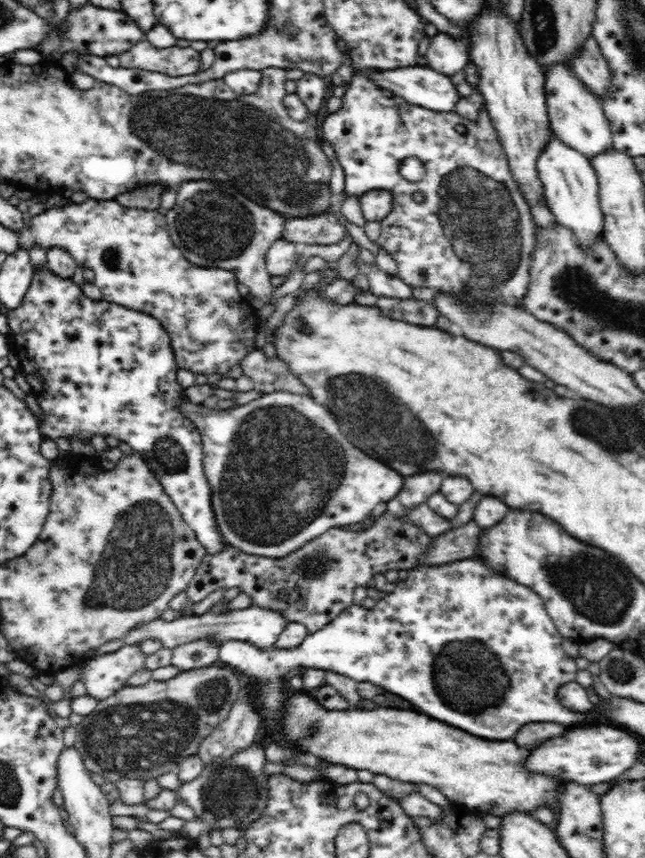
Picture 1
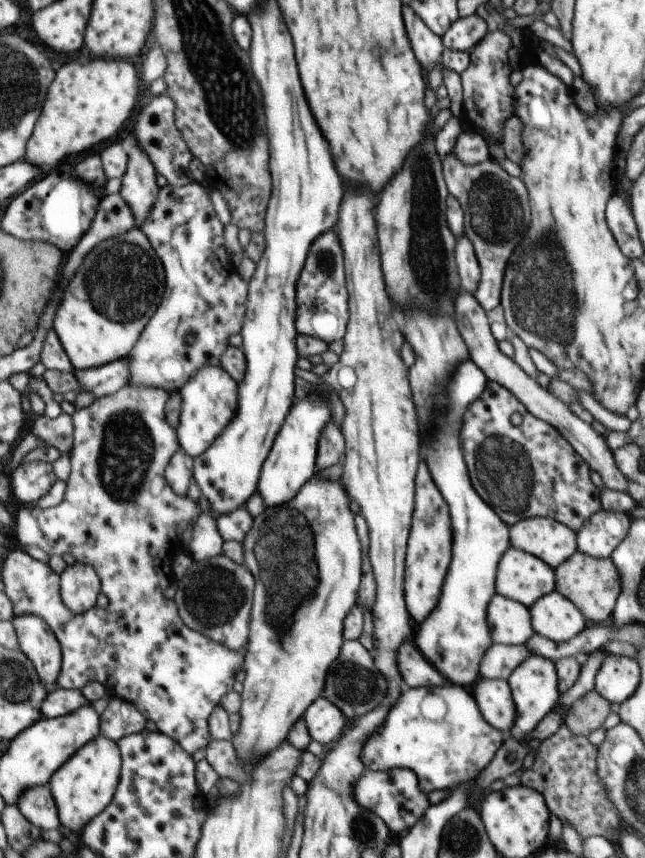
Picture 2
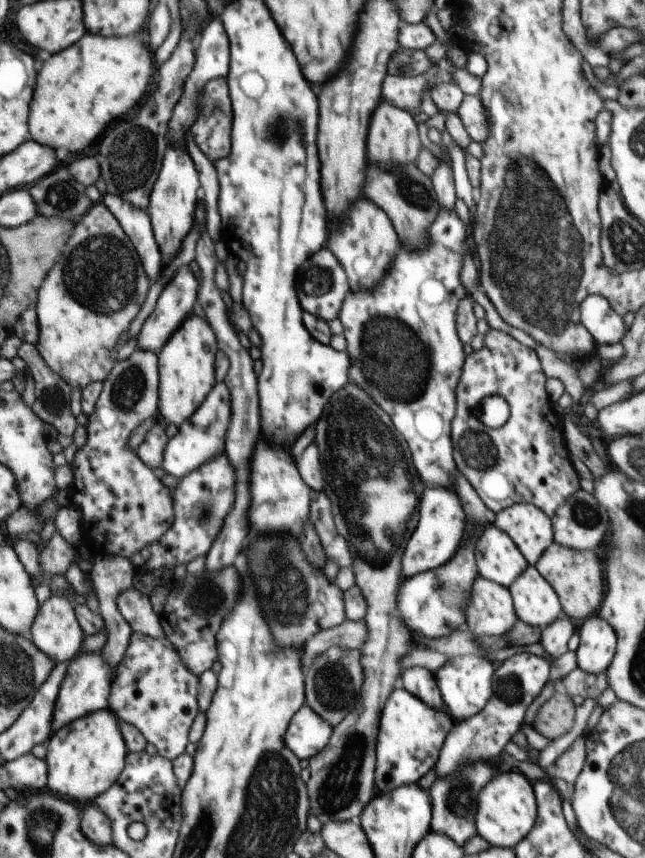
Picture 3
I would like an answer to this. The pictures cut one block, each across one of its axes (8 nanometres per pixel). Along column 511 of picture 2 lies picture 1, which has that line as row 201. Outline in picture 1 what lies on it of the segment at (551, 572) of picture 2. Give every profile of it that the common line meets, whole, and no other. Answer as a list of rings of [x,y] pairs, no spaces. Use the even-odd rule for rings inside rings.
[[[552,133],[548,146],[538,155],[536,169],[543,184],[547,206],[555,220],[576,235],[582,249],[591,247],[602,235],[604,216],[598,199],[598,178],[587,156],[563,144]]]

